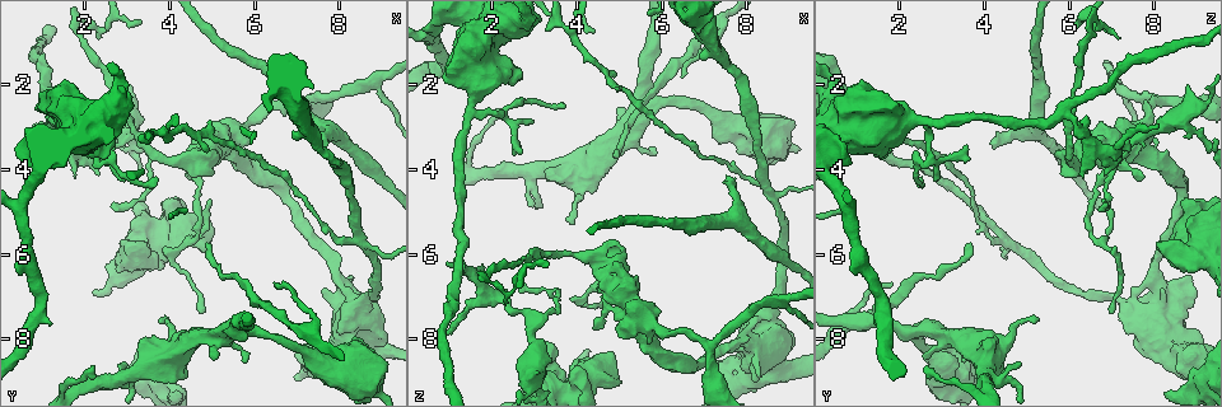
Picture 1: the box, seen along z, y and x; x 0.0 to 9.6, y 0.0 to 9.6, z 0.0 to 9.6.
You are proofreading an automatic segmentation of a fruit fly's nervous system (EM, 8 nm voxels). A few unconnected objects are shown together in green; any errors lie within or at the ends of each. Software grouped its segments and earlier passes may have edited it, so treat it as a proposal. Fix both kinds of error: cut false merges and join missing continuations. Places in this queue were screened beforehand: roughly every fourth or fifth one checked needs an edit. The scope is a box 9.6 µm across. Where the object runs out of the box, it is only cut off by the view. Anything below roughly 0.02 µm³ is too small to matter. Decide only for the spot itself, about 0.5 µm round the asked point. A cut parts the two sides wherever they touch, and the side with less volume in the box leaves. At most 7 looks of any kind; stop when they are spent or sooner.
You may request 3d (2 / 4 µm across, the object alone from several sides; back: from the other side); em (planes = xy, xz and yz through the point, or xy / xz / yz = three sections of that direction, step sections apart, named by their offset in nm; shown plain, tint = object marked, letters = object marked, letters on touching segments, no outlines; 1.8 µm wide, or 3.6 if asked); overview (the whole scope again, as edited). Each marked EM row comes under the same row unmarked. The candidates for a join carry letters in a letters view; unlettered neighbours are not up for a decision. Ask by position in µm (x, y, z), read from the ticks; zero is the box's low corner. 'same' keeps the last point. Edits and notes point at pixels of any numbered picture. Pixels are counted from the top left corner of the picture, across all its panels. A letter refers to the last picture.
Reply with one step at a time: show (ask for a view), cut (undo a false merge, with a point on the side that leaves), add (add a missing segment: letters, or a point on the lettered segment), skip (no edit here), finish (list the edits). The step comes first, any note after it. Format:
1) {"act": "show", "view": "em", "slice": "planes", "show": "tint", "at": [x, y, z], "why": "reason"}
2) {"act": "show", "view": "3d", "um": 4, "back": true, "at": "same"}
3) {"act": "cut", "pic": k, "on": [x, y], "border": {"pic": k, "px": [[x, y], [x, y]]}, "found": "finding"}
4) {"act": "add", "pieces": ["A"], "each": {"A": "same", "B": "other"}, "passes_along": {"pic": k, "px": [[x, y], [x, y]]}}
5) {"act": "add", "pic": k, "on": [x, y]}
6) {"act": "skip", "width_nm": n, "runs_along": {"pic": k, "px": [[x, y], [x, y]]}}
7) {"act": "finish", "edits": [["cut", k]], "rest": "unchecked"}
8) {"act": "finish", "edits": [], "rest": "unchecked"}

{"act": "show", "view": "3d", "um": 2, "at": [0.85, 2.85, 8.15], "why": "branch stops here"}

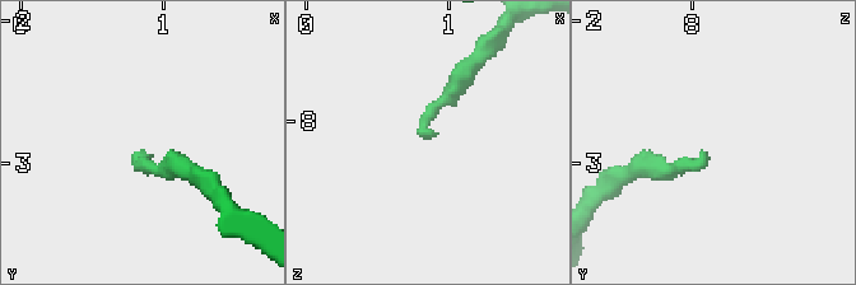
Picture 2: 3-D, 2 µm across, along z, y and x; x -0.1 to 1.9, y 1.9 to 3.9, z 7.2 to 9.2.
{"act": "show", "view": "em", "slice": "xy", "step": 4, "show": "tint", "at": [0.84, 2.90, 8.10], "why": "need the tissue"}

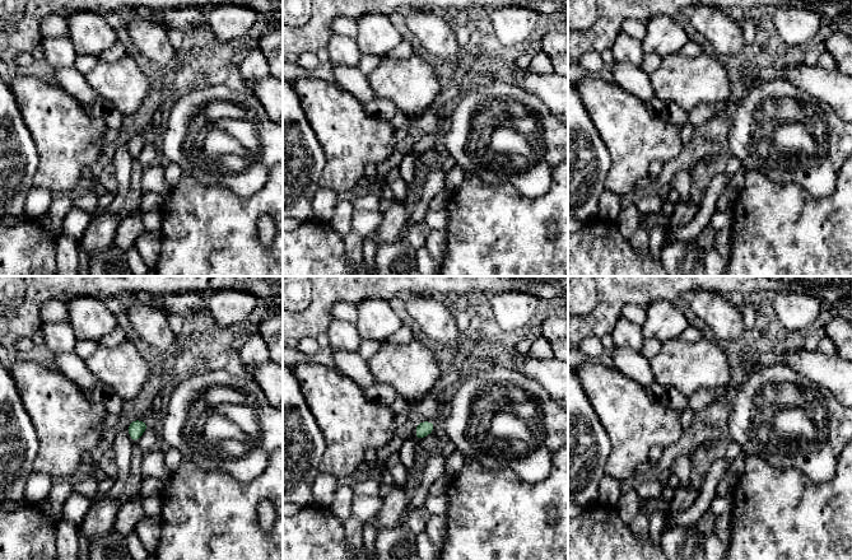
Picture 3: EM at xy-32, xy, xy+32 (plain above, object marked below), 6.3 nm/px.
{"act": "show", "view": "em", "slice": "planes", "show": "letters", "at": "same"}

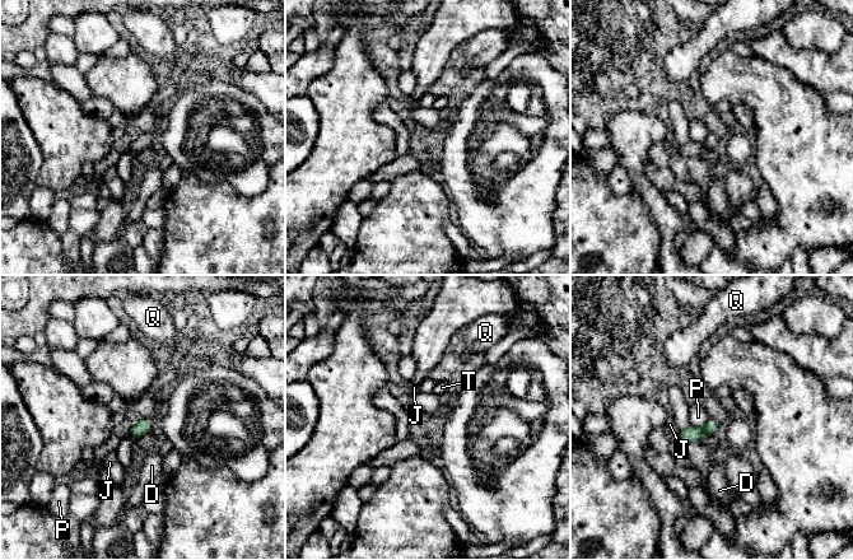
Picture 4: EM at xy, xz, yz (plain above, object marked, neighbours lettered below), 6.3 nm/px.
{"act": "skip", "width_nm": 90, "each": {"D": "other", "J": "other", "P": "other", "Q": "other", "T": "other"}, "border": {"pic": 4, "px": [[708, 418], [702, 426], [690, 425]]}, "found": "none of them fits"}

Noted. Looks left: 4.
{"act": "show", "view": "em", "slice": "planes", "show": "letters", "at": [1.25, 2.70, 5.90], "why": "branch point"}

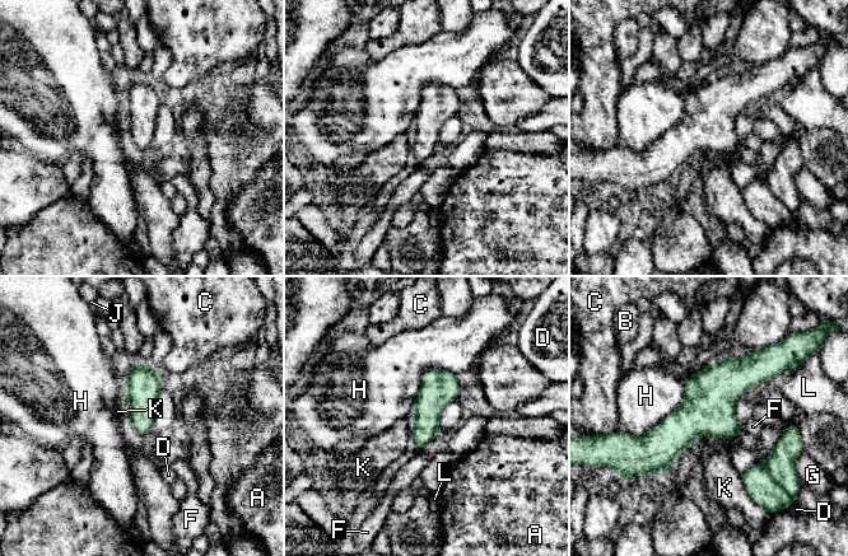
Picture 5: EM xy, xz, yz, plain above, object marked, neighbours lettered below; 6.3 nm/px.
{"act": "cut", "pic": 5, "on": [781, 461], "width_nm": 190, "each": {"A": "other", "B": "other", "C": "other", "D": "other", "F": "other", "G": "other", "H": "other", "J": "other", "K": "other", "L": "other"}, "border": {"pic": 5, "px": [[764, 466], [774, 481]]}, "found": "two cells meet here"}

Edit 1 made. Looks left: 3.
{"act": "show", "view": "3d", "um": 2, "at": [8.40, 5.70, 4.45], "why": "abrupt turn"}

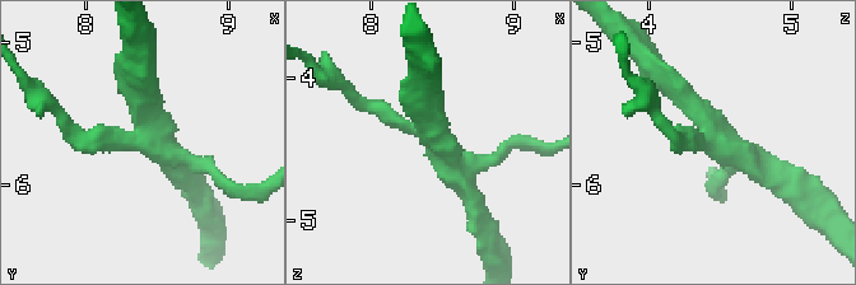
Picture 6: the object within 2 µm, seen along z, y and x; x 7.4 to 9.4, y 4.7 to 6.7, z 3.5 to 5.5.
{"act": "show", "view": "em", "slice": "yz", "step": 16, "show": "tint", "at": [8.46, 5.70, 4.48], "why": "need the tissue"}

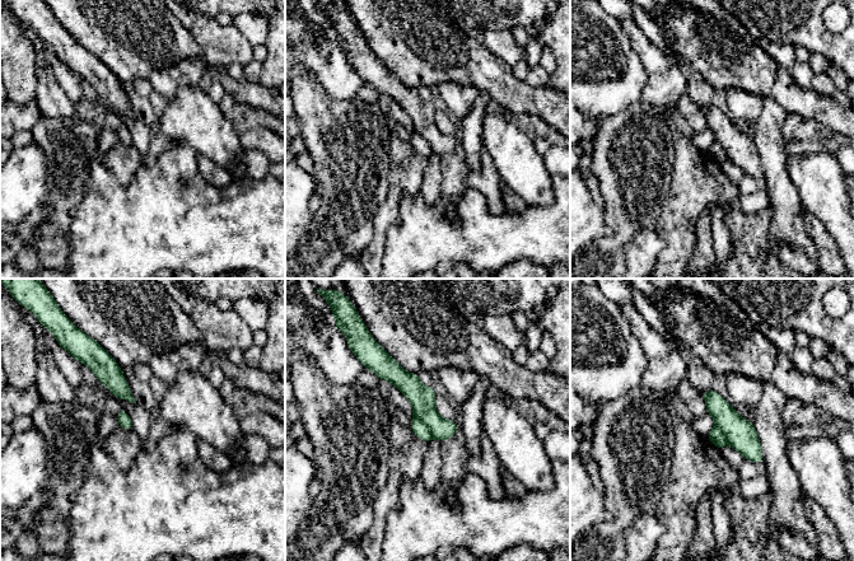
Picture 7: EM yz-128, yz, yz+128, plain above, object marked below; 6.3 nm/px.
{"act": "show", "view": "em", "slice": "yz", "step": 16, "show": "letters", "at": "same"}

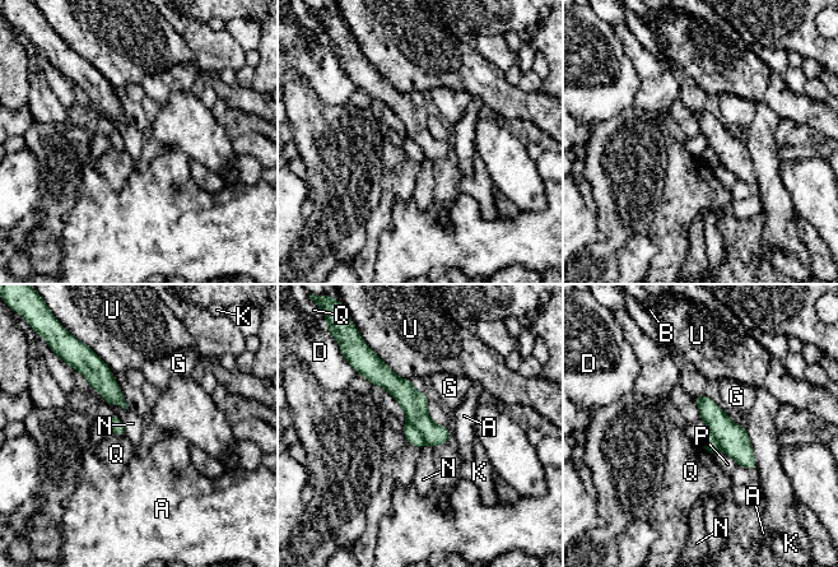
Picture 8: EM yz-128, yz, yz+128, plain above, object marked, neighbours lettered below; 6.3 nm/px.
{"act": "cut", "pic": 8, "on": [415, 404], "each": {"A": "other", "B": "other", "D": "other", "G": "other", "K": "other", "N": "other", "P": "other", "Q": "other", "U": "other"}, "arms": 4, "border": {"pic": 8, "px": [[406, 419], [426, 442]]}, "found": "two cells meet here"}

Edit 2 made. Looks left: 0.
{"act": "finish", "edits": [["cut", 5], ["cut", 8]], "rest": "unchecked"}

